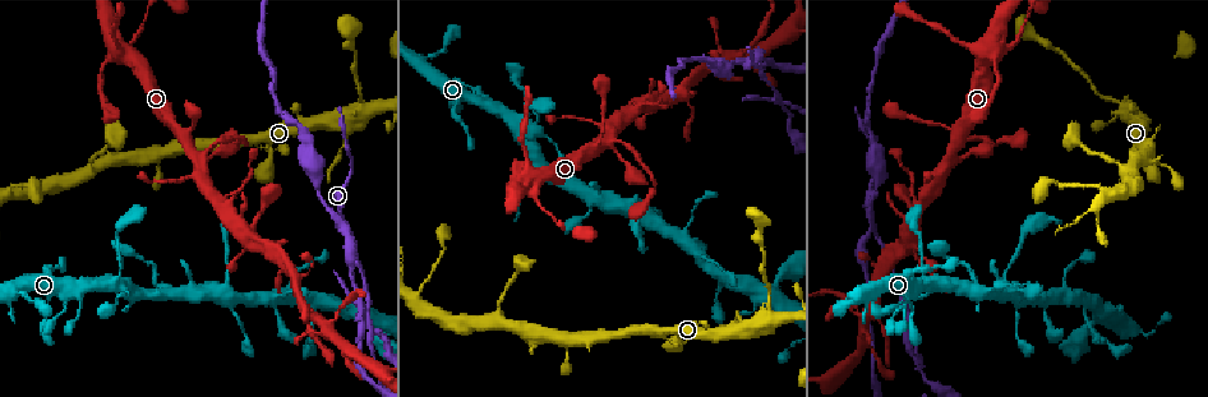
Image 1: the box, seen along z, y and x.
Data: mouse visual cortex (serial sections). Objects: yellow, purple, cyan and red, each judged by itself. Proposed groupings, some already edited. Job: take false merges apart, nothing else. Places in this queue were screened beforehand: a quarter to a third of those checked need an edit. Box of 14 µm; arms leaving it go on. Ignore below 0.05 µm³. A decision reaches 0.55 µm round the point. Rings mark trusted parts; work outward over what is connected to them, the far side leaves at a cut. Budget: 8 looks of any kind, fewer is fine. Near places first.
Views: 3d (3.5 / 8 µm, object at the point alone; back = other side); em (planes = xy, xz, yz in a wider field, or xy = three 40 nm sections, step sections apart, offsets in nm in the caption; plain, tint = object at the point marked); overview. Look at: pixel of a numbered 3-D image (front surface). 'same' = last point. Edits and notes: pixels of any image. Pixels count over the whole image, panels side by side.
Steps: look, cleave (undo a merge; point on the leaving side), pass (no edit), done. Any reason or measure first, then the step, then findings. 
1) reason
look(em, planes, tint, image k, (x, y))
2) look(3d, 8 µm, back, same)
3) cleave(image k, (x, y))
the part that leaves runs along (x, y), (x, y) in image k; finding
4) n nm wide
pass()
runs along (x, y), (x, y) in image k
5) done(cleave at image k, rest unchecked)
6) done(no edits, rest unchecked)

three-way junction
look(3d, 8 µm, image 1, (1120, 104))

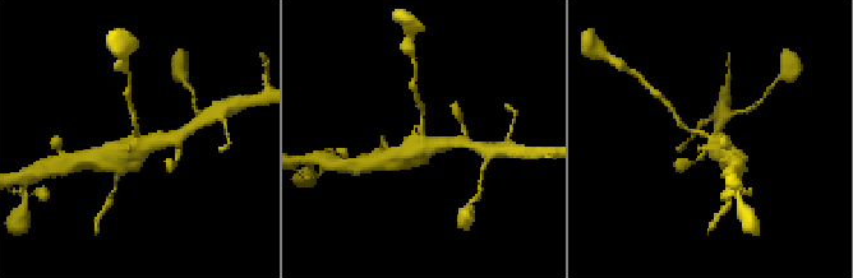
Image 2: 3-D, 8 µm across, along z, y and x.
zoom in
look(3d, 3.5 µm, back, image 2, (425, 140))

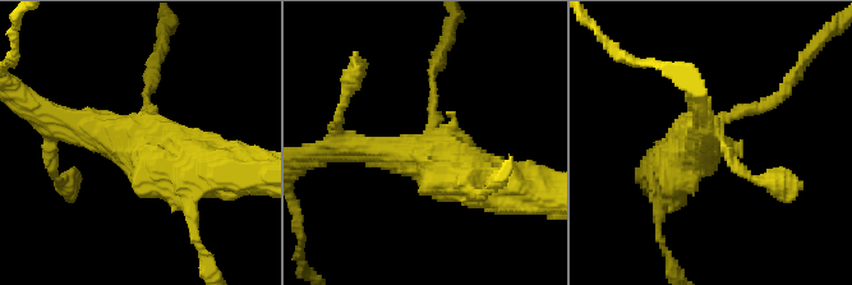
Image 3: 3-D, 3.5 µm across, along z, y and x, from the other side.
3 arms; arms of 100, 350, 600 nm; now the EM
look(em, xy, step 3, tint, image 3, (143, 121))

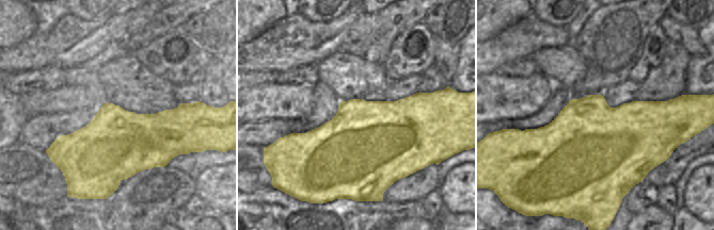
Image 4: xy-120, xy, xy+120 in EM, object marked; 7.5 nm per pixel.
650 nm wide
pass()
runs along (666, 170), (715, 123), (777, 100) in image 3; one cell here

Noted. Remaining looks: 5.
calibre changes
look(3d, 3.5 µm, image 1, (565, 338))

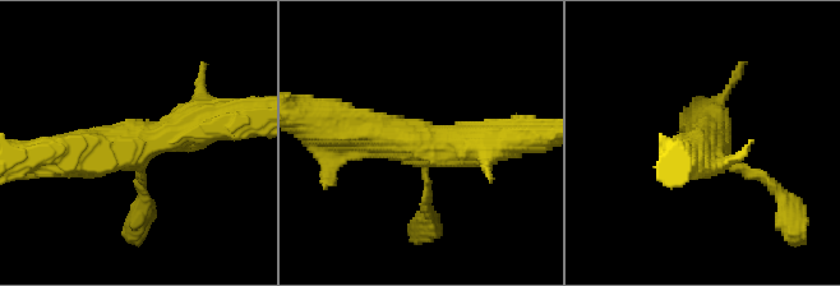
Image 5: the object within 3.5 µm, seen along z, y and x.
now the EM
look(em, xy, step 1, tint, image 5, (422, 143))

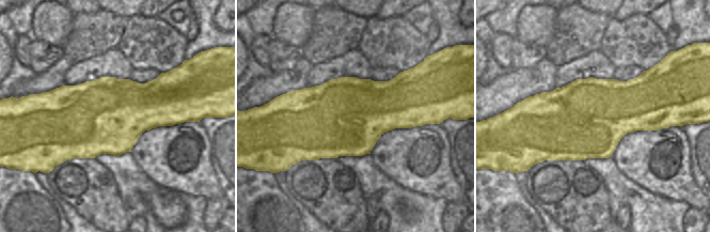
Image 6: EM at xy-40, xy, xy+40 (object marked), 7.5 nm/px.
3 arms; arms of 150, 450, 500 nm
pass()
runs along (220, 116), (165, 137), (59, 156) in image 5; one cell here

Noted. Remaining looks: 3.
three-way junction
look(3d, 3.5 µm, image 1, (872, 226))

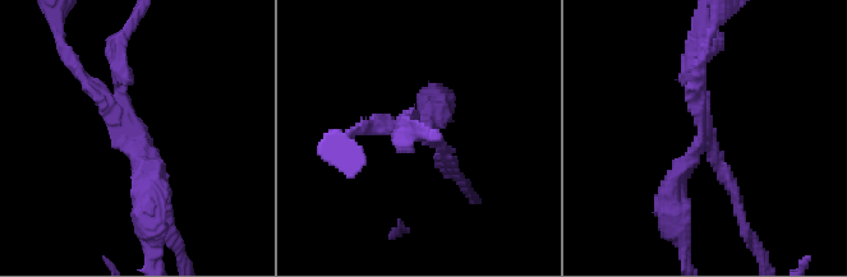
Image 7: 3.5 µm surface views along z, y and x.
3 arms; arms of 150, 250, 300 nm; shape alone is not enough
look(em, xy, step 3, tint, image 7, (703, 138))

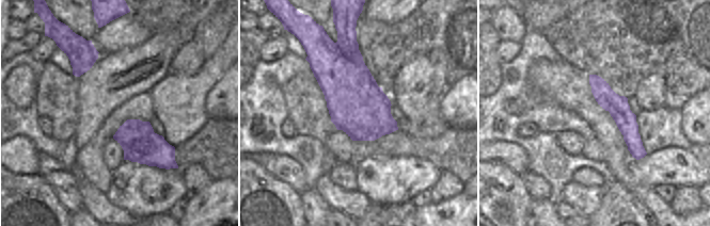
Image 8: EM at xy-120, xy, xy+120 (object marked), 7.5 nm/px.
cleave(image 7, (675, 190))
two cells meet here

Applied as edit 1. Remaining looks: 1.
done(cleave at image 7, rest unchecked)

